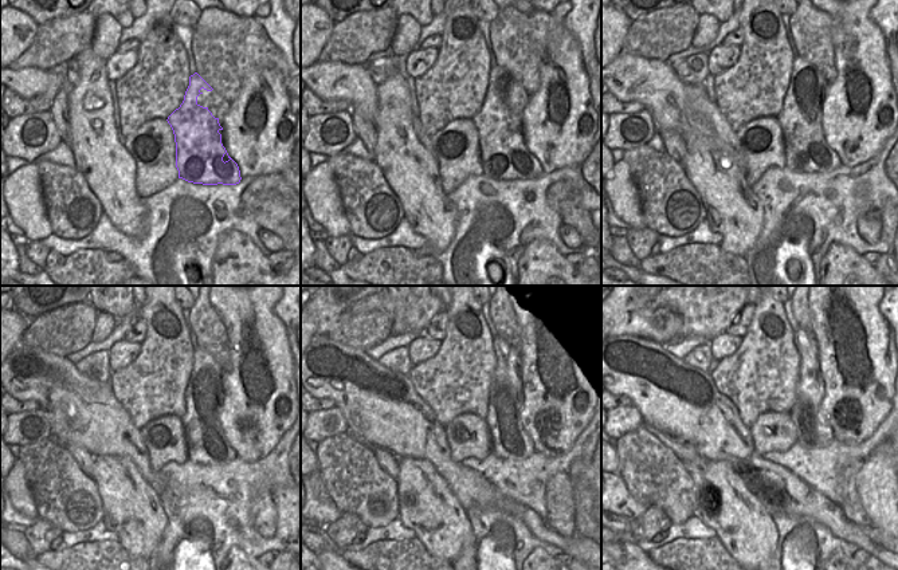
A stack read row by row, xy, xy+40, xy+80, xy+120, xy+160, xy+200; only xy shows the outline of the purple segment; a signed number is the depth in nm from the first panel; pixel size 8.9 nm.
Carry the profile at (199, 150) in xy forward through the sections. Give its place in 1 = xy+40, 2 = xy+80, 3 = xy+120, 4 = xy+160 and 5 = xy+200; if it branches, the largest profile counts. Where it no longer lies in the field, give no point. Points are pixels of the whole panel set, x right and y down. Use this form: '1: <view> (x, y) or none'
1: xy+40 (502, 148)
2: xy+80 (803, 136)
3: xy+120 (206, 443)
4: xy+160 (509, 440)
5: xy+200 (811, 433)

